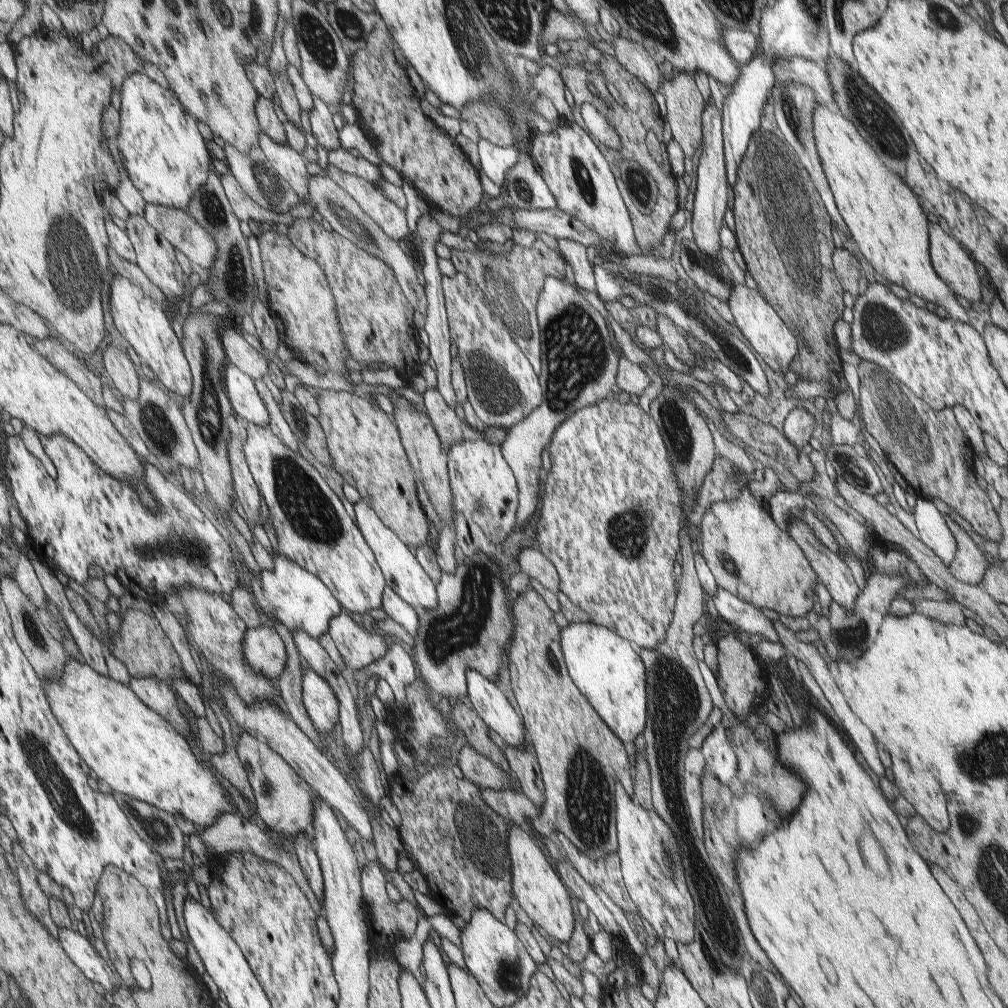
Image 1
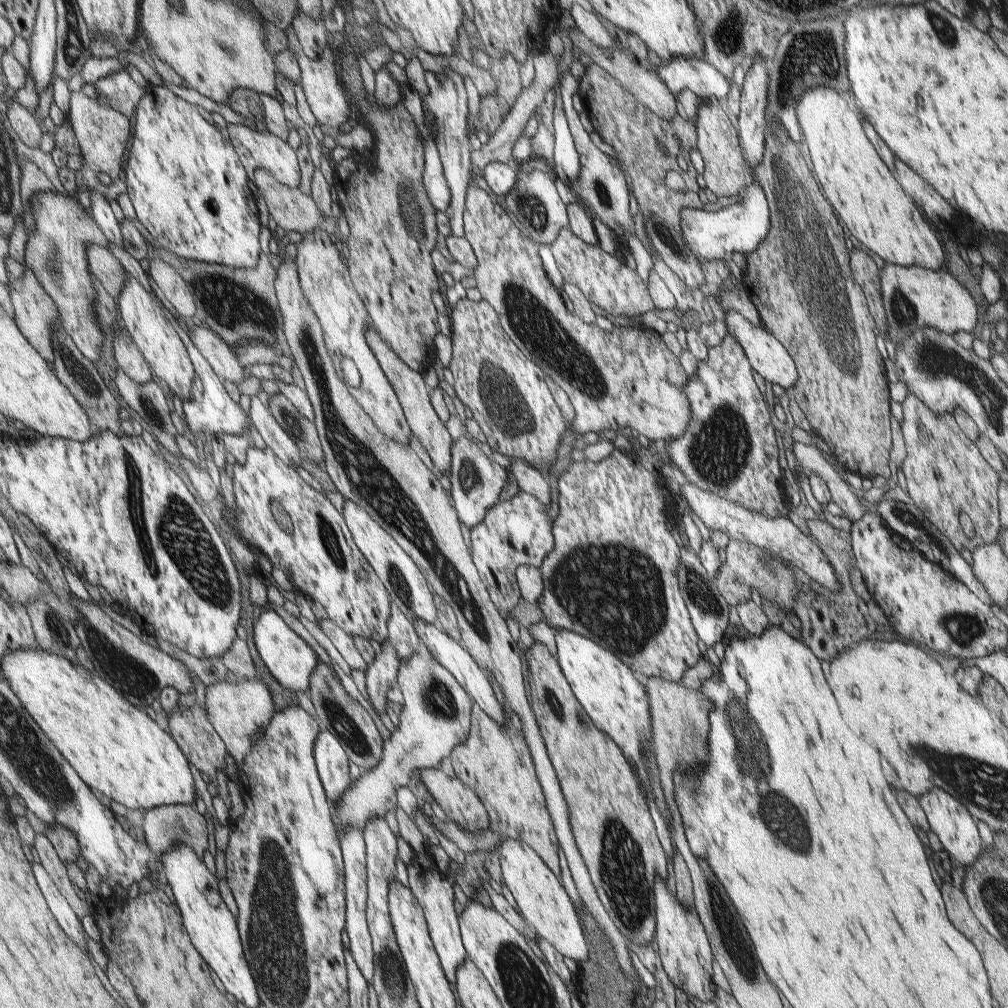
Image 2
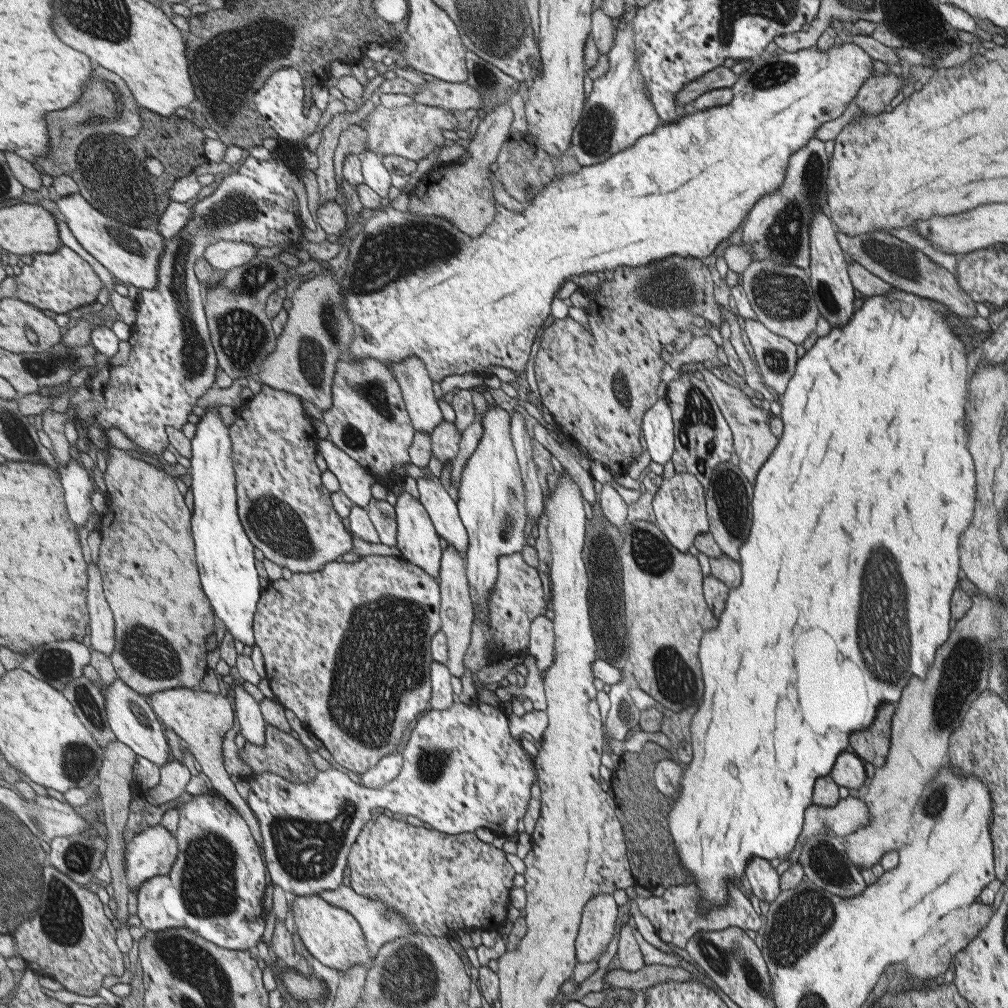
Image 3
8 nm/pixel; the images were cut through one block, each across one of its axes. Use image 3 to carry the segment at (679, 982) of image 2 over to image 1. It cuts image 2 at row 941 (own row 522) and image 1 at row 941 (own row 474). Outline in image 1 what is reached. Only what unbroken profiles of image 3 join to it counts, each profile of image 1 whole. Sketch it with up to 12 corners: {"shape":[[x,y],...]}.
{"shape":[[618,784],[618,858],[638,914],[692,944],[673,830]]}

